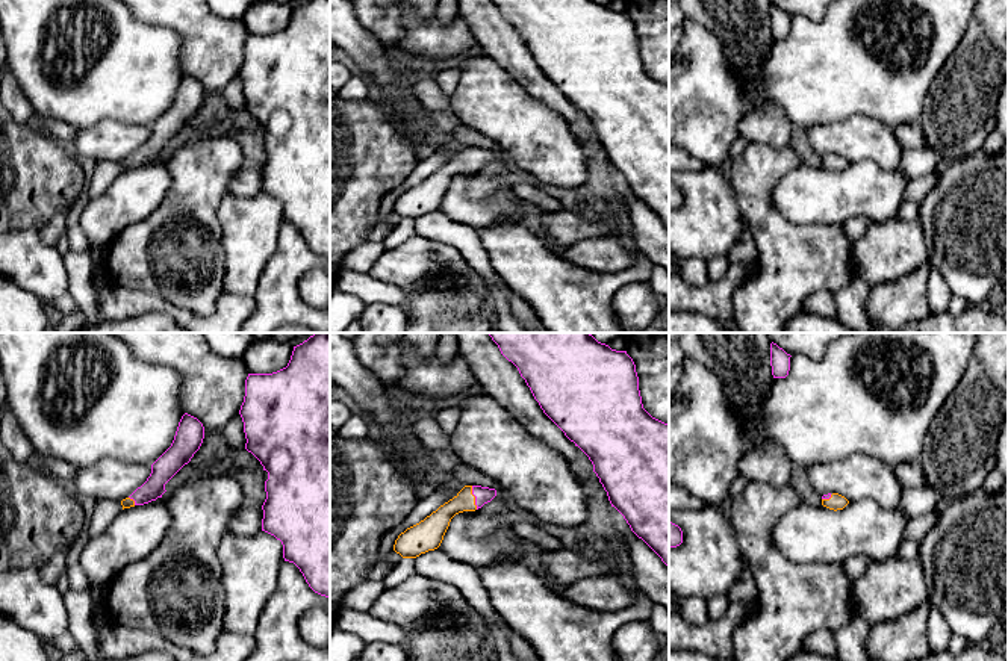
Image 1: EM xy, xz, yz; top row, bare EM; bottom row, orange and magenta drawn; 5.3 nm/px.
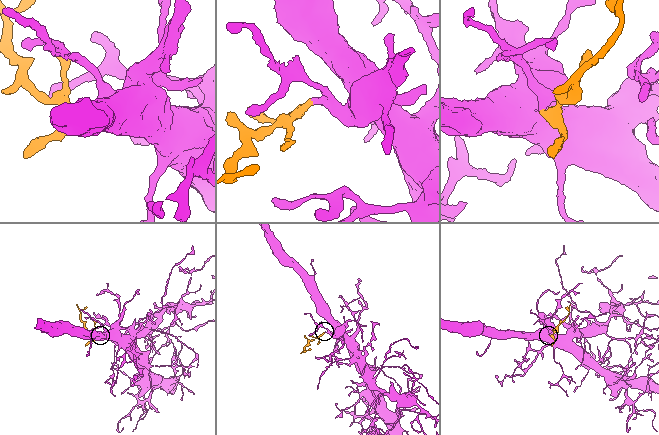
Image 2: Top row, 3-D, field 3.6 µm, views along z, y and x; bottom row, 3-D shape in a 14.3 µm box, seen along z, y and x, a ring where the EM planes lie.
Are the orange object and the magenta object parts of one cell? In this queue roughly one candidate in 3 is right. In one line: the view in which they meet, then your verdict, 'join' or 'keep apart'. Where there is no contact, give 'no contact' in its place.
xz | join

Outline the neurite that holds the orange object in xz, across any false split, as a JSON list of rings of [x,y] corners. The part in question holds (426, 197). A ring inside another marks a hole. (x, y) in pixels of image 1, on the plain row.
[[[465,147],[453,160],[440,166],[419,185],[398,197],[394,212],[403,219],[416,219],[440,207],[451,180],[463,172],[475,172],[496,157],[495,150]]]

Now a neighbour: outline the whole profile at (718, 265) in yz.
[[[713,257],[707,262],[708,280],[719,280],[723,277],[725,271],[730,268],[730,260],[726,257]]]

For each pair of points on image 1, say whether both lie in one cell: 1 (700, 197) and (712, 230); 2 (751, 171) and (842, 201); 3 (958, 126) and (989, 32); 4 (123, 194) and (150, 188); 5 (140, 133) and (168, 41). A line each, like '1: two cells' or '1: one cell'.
1: one cell
2: two cells
3: one cell
4: one cell
5: two cells

